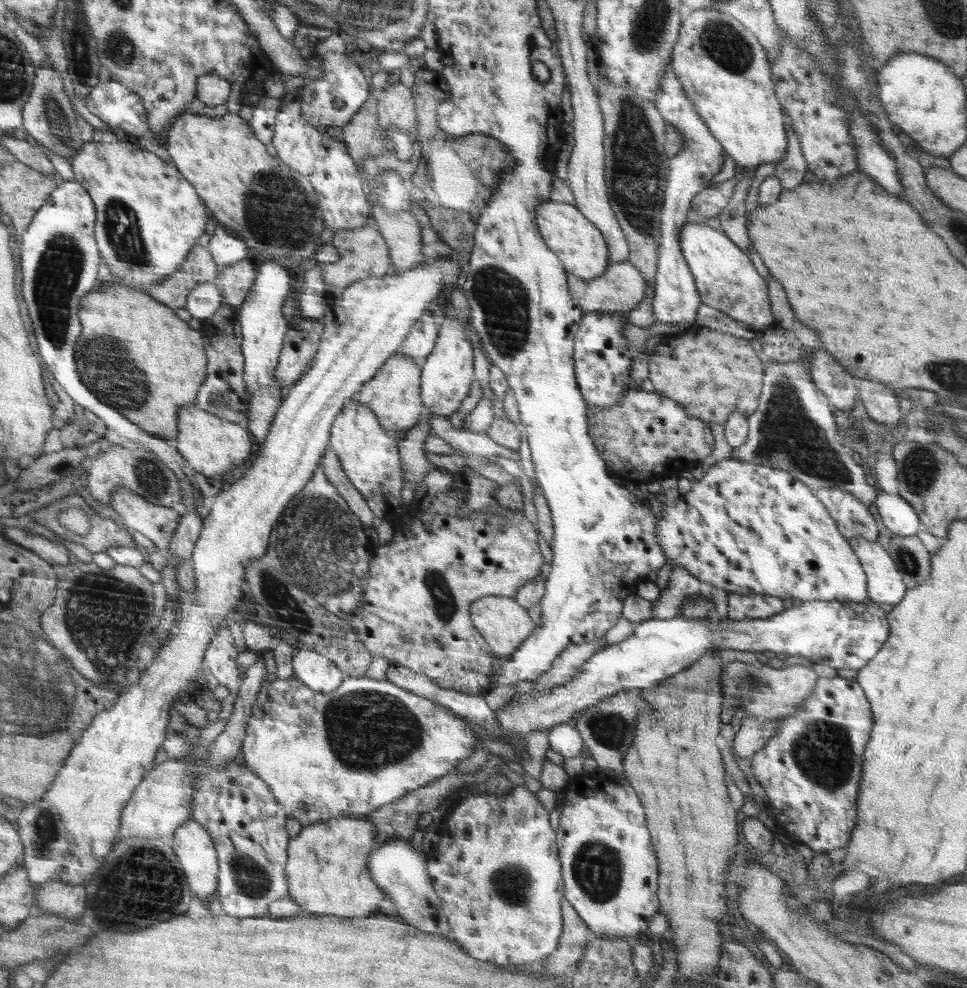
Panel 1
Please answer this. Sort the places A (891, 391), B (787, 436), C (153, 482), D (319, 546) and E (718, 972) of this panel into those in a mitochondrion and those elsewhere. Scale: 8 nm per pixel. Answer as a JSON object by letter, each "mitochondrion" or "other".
{"A":"other","B":"mitochondrion","C":"mitochondrion","D":"mitochondrion","E":"other"}

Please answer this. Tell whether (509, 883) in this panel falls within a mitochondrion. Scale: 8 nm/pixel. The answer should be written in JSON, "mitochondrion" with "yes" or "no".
{"mitochondrion":"yes"}

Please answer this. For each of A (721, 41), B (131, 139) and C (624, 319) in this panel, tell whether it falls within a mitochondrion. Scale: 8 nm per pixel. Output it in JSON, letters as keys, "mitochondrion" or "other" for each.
{"A":"mitochondrion","B":"other","C":"other"}

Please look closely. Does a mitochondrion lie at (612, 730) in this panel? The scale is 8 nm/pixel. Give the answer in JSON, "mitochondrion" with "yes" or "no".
{"mitochondrion":"yes"}

